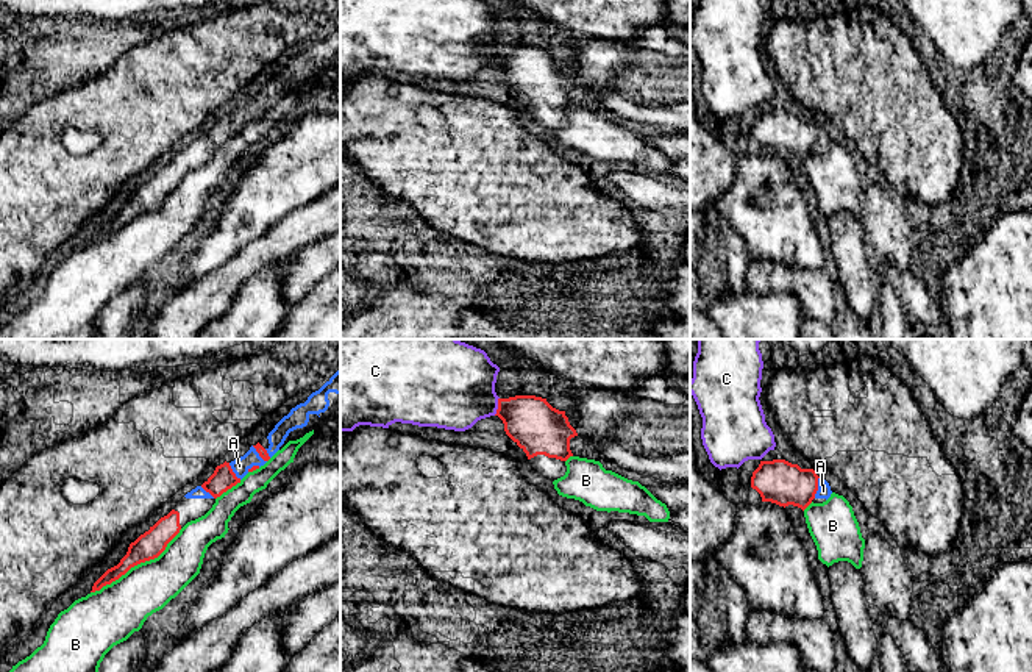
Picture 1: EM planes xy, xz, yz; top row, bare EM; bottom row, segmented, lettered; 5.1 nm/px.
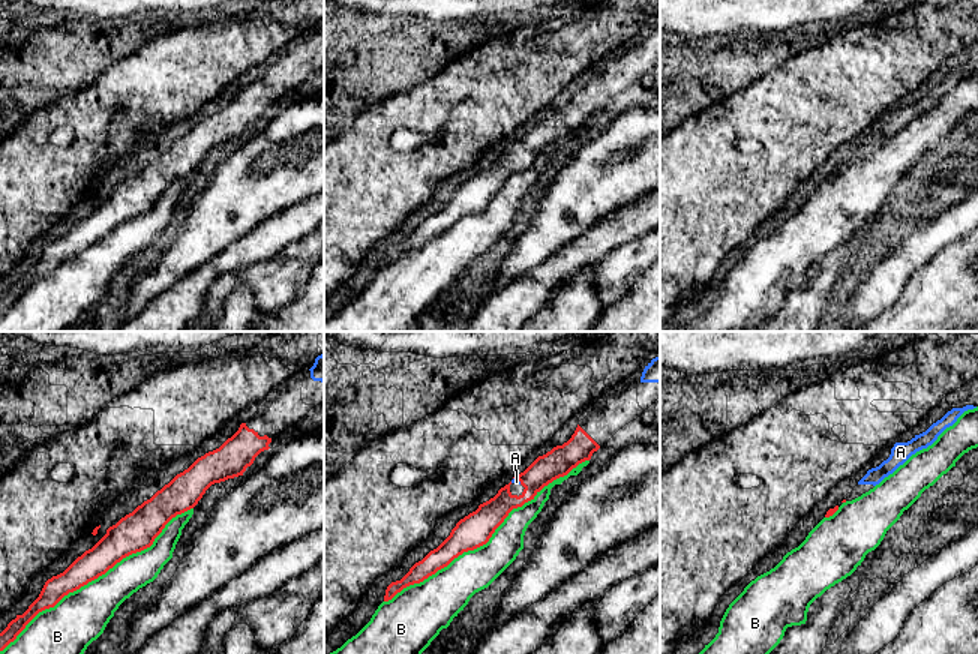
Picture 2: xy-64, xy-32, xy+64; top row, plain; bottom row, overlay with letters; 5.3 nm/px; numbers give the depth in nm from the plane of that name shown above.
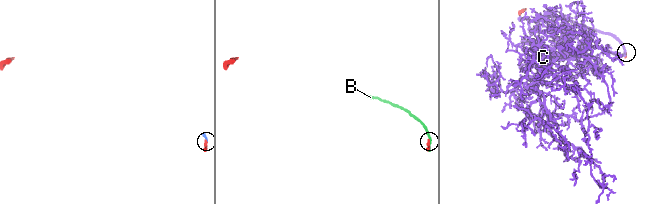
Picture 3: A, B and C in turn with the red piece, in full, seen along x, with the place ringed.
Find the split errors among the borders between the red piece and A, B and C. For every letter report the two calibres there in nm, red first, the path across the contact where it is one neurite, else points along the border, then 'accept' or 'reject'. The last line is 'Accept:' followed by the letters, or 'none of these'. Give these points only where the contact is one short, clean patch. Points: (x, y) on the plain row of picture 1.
A: 220 nm thick on the red side, 70 nm on the other; runs through yz (779, 132), (817, 138), (823, 141); accept
B: 140 nm thick on the red side, 280 nm on the other; reject
C: 260 nm thick on the red side, 400 nm on the other; reject
Accept: A

